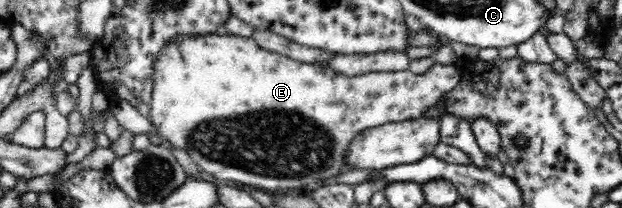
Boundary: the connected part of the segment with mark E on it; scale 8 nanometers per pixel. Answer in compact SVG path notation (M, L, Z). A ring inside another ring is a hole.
M218 33L214 35L180 35L174 42L160 53L156 65L154 65L154 91L150 101L152 123L162 132L166 139L169 139L175 148L186 149L193 163L210 173L223 183L233 184L241 188L264 187L269 192L275 190L311 189L318 183L329 183L335 177L344 175L347 169L346 151L360 133L366 129L381 127L388 123L398 123L406 120L420 119L428 113L428 109L435 107L437 99L443 94L452 91L460 83L460 73L455 64L436 63L425 74L414 74L411 69L396 72L370 72L348 76L330 66L324 67L320 64L306 64L263 49L255 41L254 36L243 37L229 33Z

